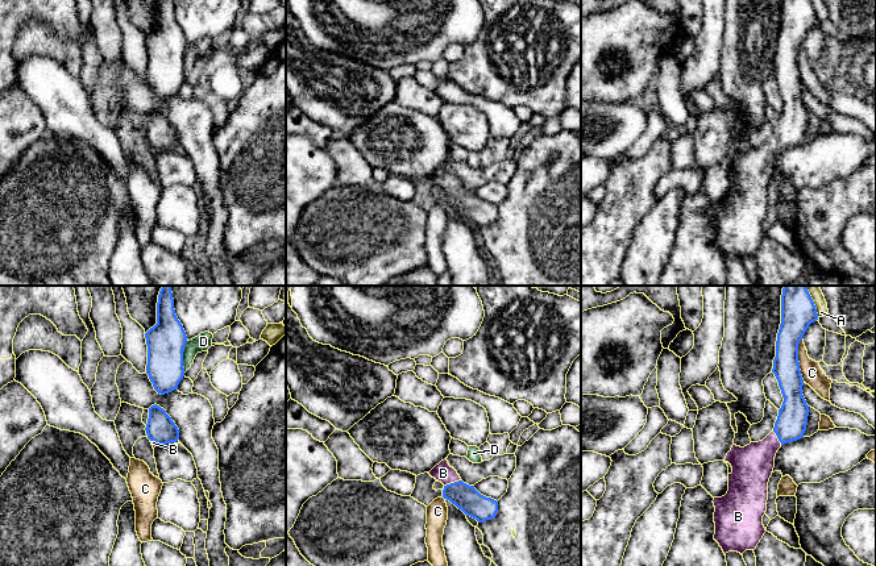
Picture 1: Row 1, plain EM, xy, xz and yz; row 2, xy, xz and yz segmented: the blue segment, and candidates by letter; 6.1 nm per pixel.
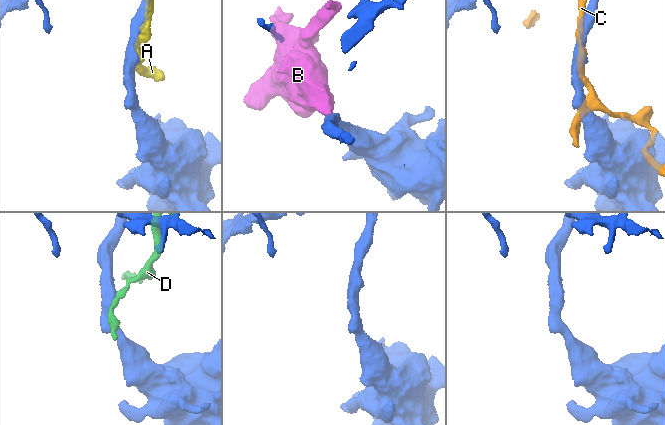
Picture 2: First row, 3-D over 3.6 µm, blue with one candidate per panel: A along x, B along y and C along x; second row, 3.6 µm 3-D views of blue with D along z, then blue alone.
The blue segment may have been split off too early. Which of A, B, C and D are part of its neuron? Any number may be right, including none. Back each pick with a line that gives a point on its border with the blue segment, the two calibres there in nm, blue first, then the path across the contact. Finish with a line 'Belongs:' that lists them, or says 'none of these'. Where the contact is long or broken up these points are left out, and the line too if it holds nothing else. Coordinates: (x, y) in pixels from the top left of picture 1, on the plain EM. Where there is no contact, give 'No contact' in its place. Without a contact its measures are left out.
B: Touches blue at xz (452, 188). Thickness 160 nm (blue) against 120 nm. Path across: xz (466, 203), (452, 188), (443, 178)
Belongs: B

